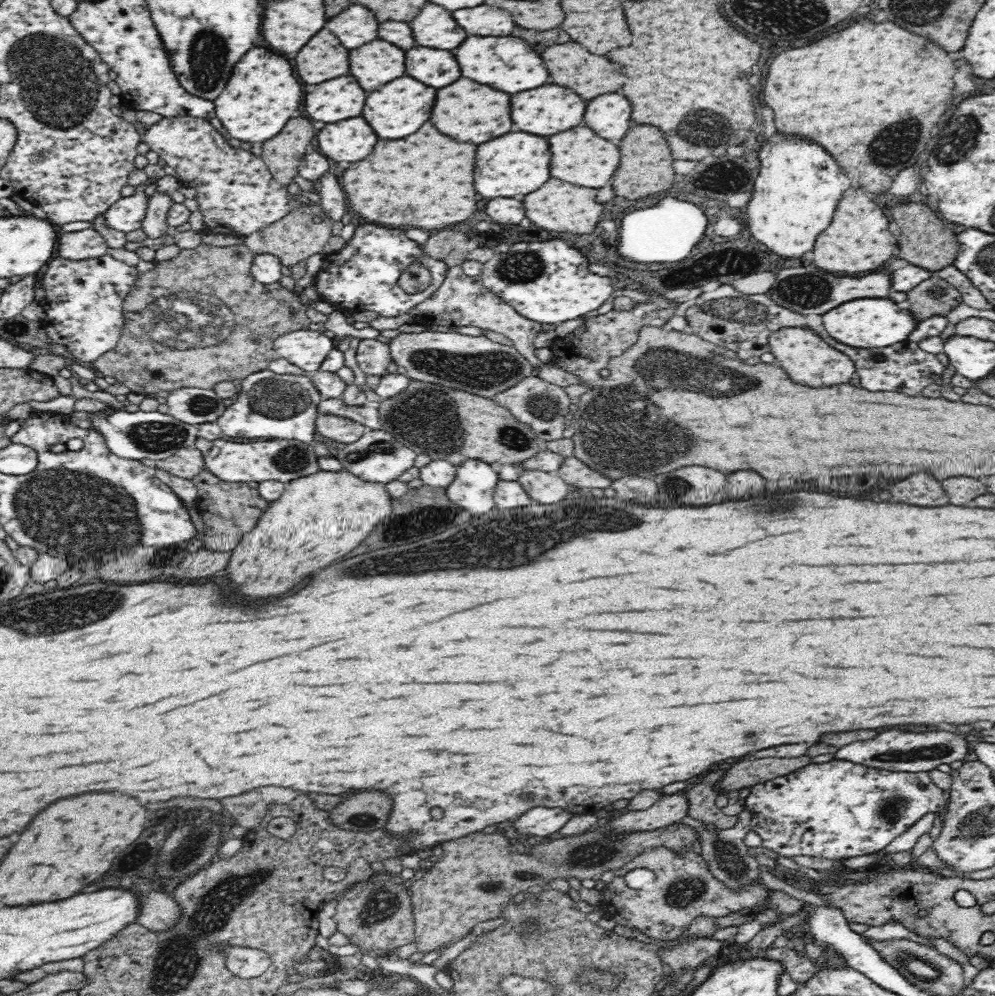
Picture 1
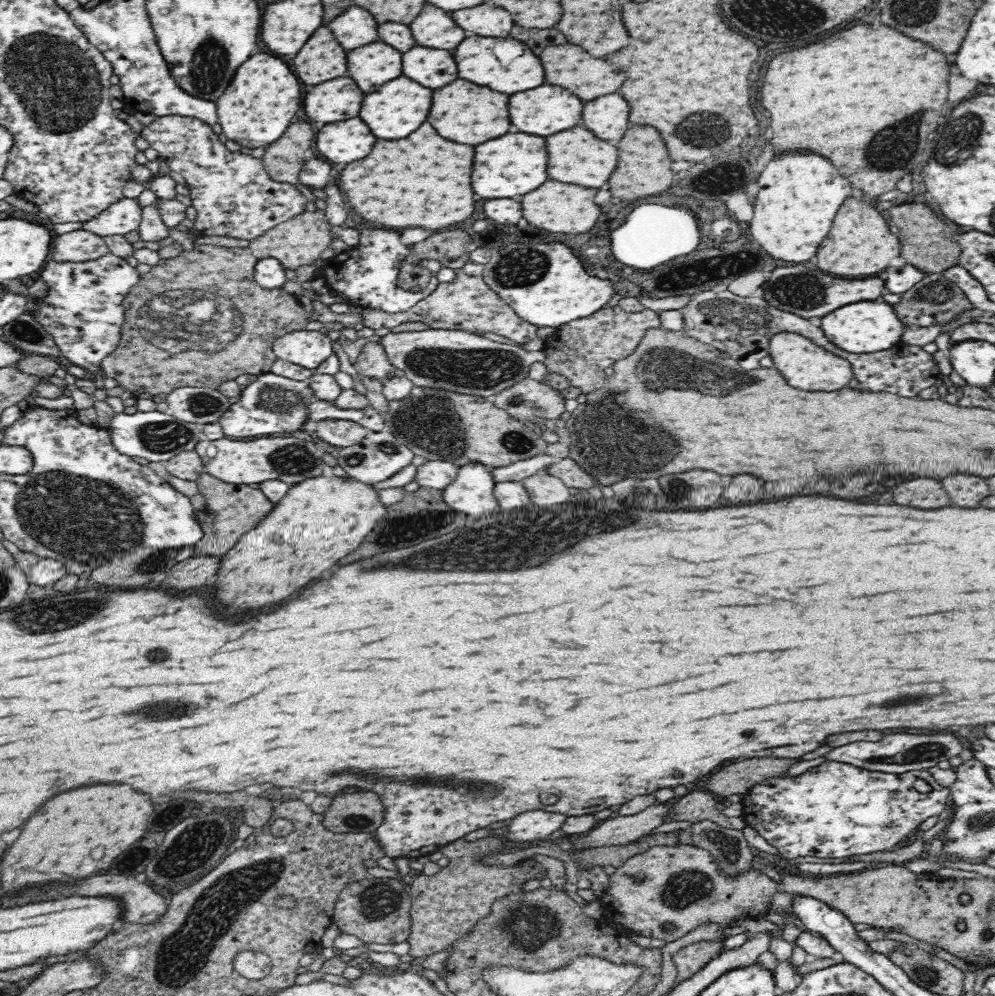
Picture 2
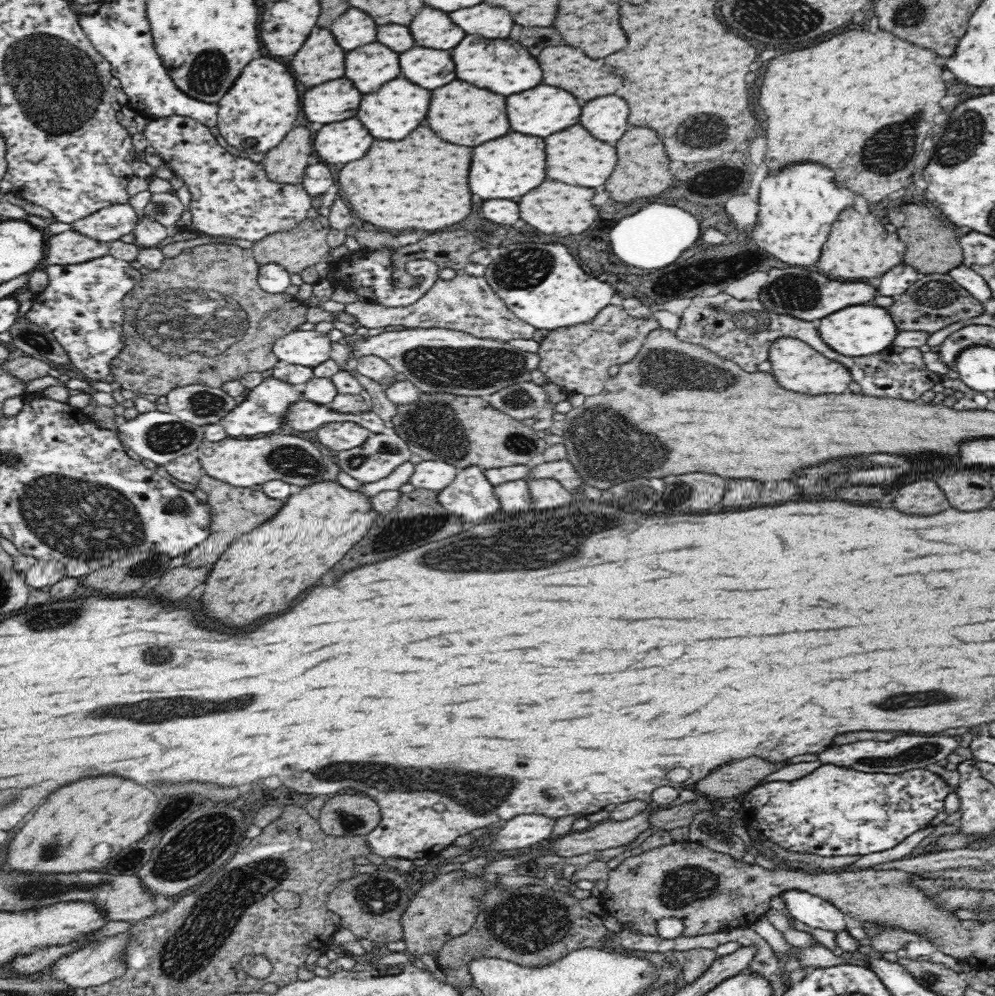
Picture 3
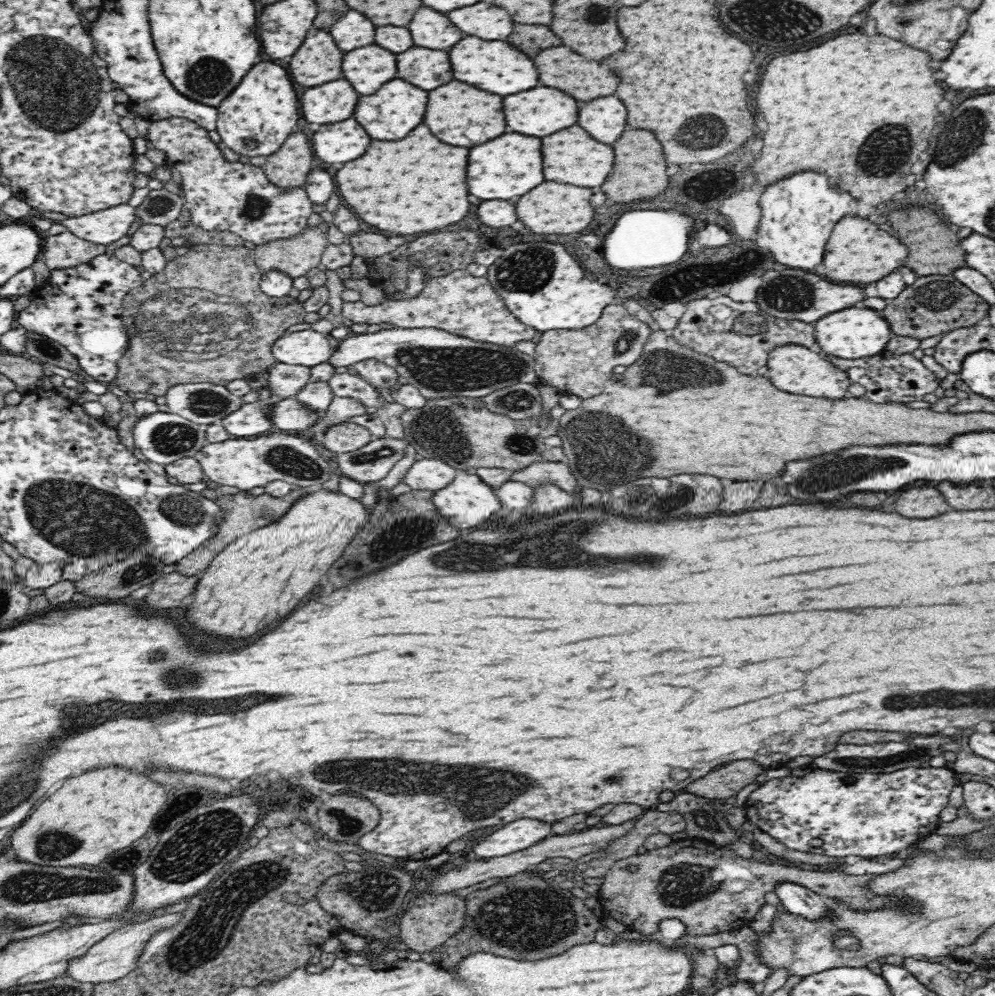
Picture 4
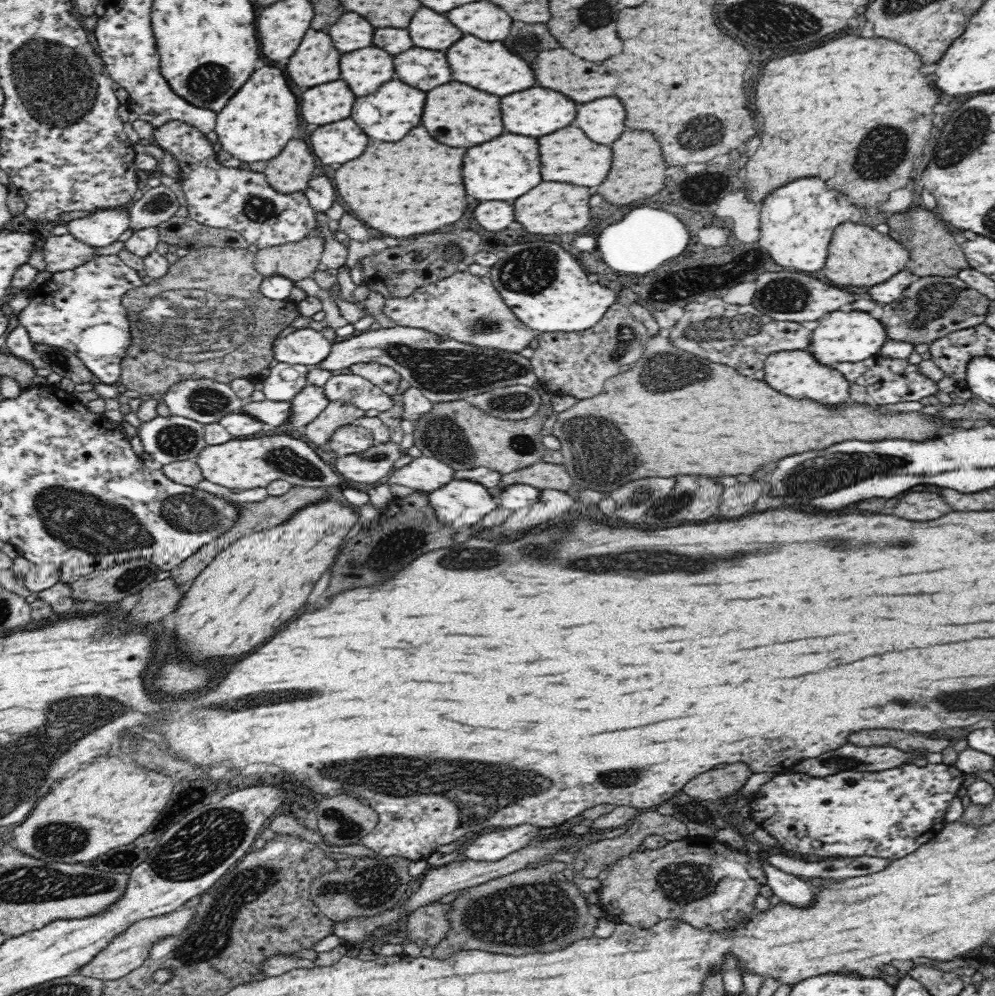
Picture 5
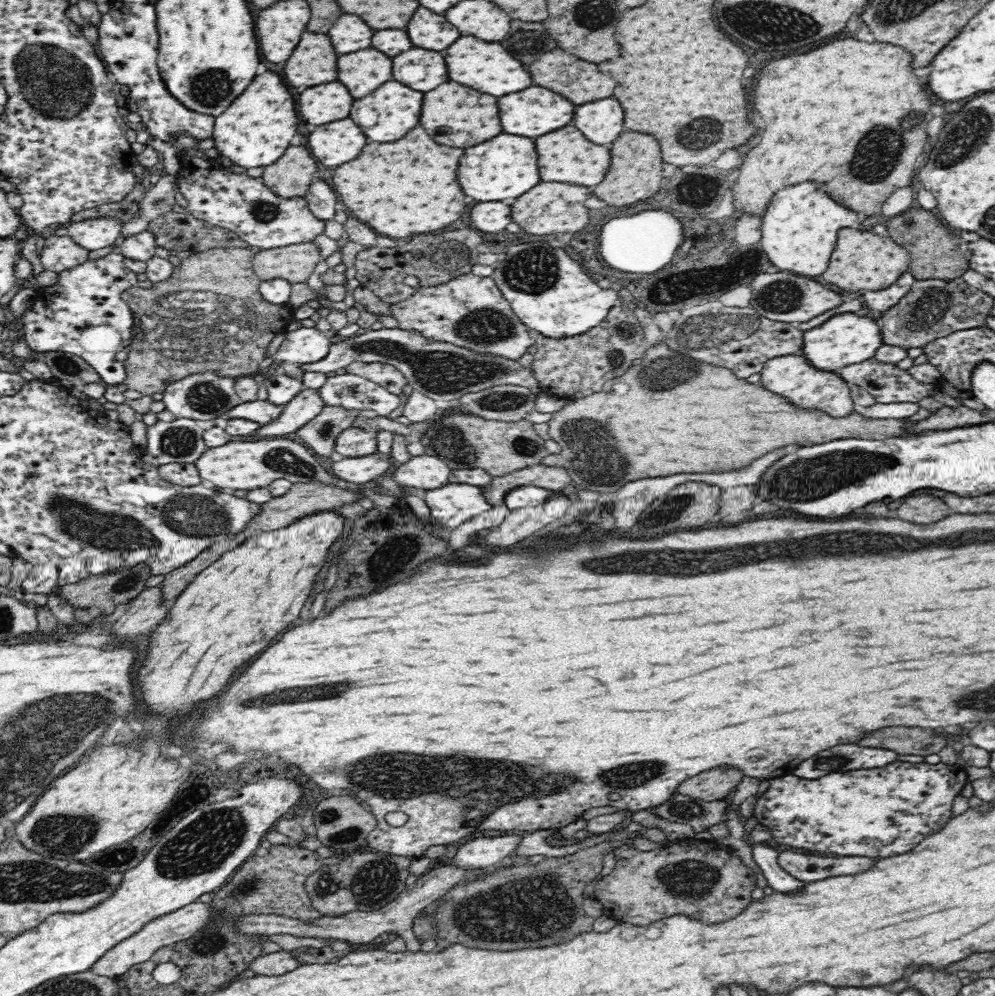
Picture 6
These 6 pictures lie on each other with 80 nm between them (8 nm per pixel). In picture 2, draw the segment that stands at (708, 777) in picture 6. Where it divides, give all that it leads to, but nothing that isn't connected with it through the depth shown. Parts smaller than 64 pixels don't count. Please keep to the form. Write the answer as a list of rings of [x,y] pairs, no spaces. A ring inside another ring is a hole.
[[[750,758],[738,764],[730,764],[708,780],[706,789],[714,795],[727,797],[733,794],[745,796],[754,786],[769,778],[784,774],[800,760],[790,758]]]

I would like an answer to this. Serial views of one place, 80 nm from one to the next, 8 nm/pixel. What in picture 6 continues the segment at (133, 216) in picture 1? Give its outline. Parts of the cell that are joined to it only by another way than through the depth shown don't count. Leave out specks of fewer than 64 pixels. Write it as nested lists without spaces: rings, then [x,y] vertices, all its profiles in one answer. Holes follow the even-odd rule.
[[[100,216],[82,222],[70,222],[66,232],[78,245],[93,251],[114,245],[122,234],[123,224],[117,218]]]

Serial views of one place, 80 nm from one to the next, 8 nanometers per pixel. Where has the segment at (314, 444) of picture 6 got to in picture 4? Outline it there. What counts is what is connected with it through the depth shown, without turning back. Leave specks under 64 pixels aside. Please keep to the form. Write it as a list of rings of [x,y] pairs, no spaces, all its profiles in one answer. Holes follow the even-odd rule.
[[[335,396],[319,420],[319,424],[316,423],[312,426],[312,430],[314,430],[314,434],[321,436],[321,430],[330,428],[334,424],[340,424],[340,422],[346,422],[352,416],[366,414],[366,408],[367,406],[364,406],[357,398]]]

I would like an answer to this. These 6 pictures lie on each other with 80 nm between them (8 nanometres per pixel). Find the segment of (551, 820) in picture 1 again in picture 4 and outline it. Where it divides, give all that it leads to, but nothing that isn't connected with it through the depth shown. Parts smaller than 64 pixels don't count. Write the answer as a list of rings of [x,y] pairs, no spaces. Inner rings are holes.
[[[518,818],[494,831],[491,836],[473,848],[474,854],[482,859],[510,854],[552,835],[550,822],[535,818]]]

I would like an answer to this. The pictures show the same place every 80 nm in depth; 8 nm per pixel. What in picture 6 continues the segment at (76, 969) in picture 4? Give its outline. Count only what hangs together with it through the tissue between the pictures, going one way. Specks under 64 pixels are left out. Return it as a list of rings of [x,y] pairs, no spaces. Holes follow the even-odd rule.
[[[196,901],[168,914],[158,916],[158,918],[146,922],[146,924],[142,926],[142,929],[138,930],[138,933],[124,938],[122,942],[116,944],[116,946],[112,946],[112,949],[108,950],[108,952],[104,952],[104,954],[88,968],[88,971],[96,973],[96,975],[116,979],[137,964],[146,962],[160,946],[166,946],[166,944],[172,944],[172,942],[178,942],[178,940],[188,940],[190,936],[194,936],[195,933],[198,933],[207,926],[206,922],[208,922],[208,918],[210,918],[210,905]]]

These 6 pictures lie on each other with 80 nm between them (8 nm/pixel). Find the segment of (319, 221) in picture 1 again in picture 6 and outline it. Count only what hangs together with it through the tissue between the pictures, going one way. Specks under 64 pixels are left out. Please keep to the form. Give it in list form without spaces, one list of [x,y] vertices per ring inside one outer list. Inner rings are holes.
[[[314,242],[279,247],[278,249],[262,250],[254,255],[252,268],[261,281],[272,278],[284,278],[291,283],[307,282],[312,279],[311,274],[316,264],[323,260],[320,249]]]

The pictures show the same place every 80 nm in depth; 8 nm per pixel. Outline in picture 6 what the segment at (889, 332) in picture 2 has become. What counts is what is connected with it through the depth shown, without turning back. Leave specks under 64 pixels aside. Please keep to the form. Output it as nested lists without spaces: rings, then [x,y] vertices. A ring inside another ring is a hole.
[[[846,312],[846,314],[836,314],[830,320],[808,330],[804,334],[801,354],[815,368],[835,372],[848,364],[858,364],[872,358],[882,344],[882,331],[874,318],[863,312],[860,312],[860,316]]]

